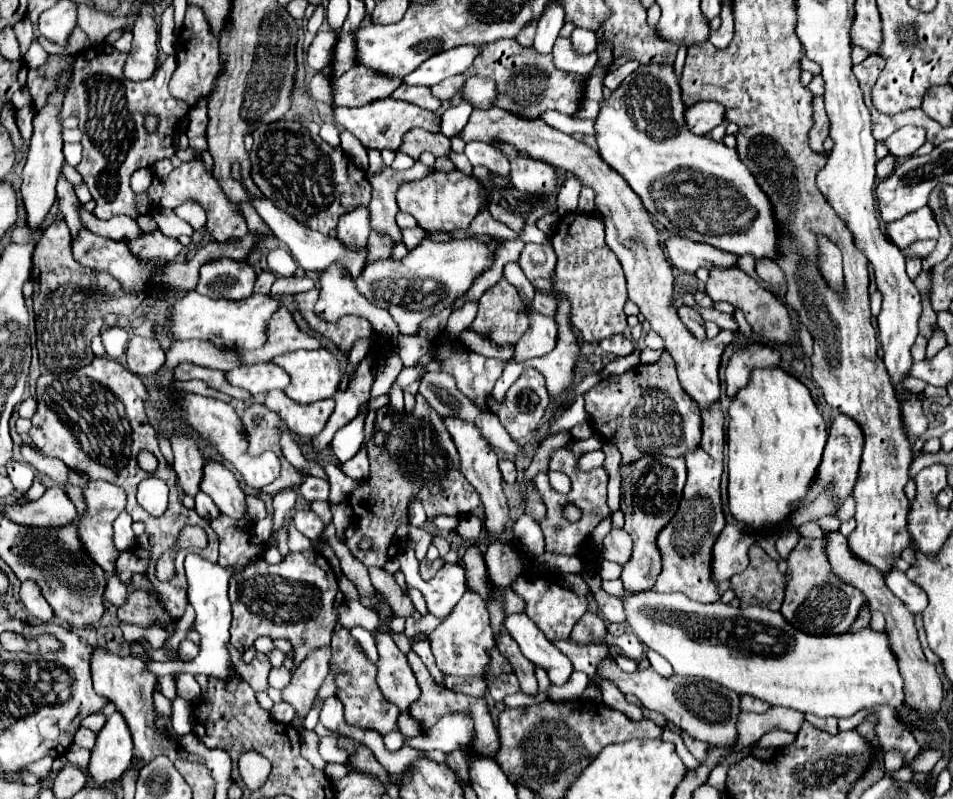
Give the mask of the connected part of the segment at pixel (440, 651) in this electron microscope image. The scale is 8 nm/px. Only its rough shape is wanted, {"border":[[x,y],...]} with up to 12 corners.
{"border":[[464,593],[430,633],[438,669],[484,677],[496,637],[478,595]]}

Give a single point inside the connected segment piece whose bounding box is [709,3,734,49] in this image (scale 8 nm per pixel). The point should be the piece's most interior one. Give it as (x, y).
(720, 38)

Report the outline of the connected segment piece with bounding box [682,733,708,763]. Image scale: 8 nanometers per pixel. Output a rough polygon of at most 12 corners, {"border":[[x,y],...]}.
{"border":[[682,733],[686,749],[702,763],[708,745]]}

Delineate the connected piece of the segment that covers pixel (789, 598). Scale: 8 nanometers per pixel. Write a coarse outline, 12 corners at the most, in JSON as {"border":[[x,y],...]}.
{"border":[[800,539],[780,613],[800,631],[848,631],[866,605],[824,555]]}

